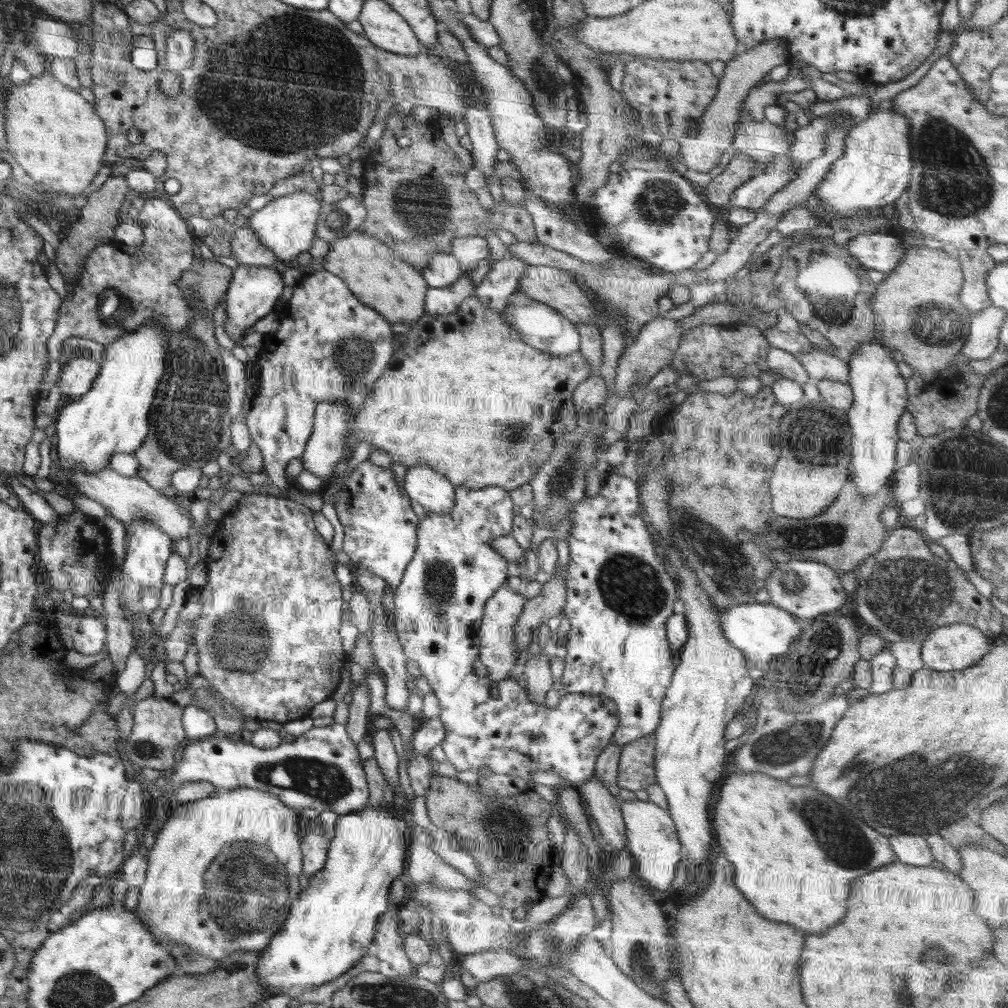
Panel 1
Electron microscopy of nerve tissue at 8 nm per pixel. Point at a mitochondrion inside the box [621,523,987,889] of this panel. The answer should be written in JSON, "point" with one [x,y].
{"point":[905,595]}

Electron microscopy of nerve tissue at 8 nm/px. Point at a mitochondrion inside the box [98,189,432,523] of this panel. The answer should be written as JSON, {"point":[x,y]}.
{"point":[190,421]}

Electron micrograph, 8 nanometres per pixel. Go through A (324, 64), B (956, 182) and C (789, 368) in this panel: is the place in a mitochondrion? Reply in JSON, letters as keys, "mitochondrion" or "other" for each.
{"A":"mitochondrion","B":"mitochondrion","C":"other"}

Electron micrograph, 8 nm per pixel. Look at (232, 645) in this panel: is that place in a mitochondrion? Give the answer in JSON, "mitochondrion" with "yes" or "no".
{"mitochondrion":"yes"}

